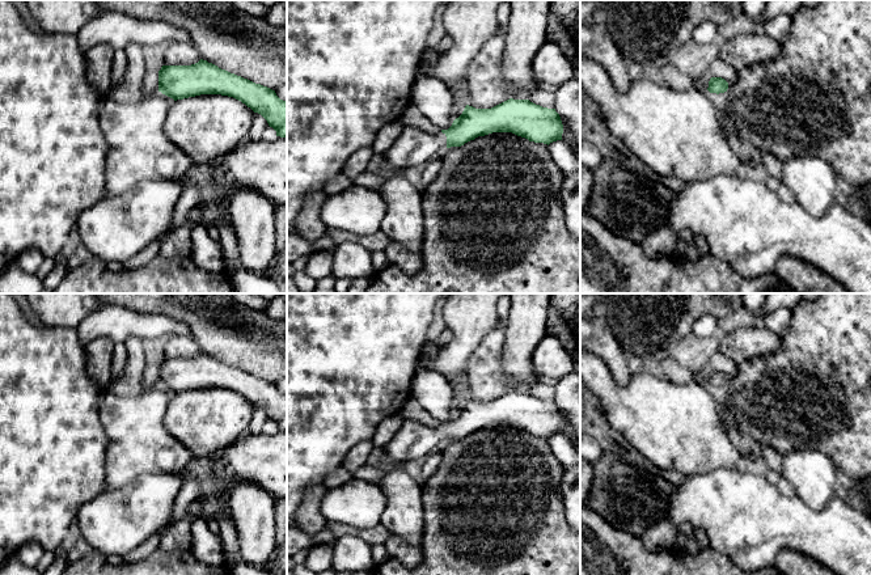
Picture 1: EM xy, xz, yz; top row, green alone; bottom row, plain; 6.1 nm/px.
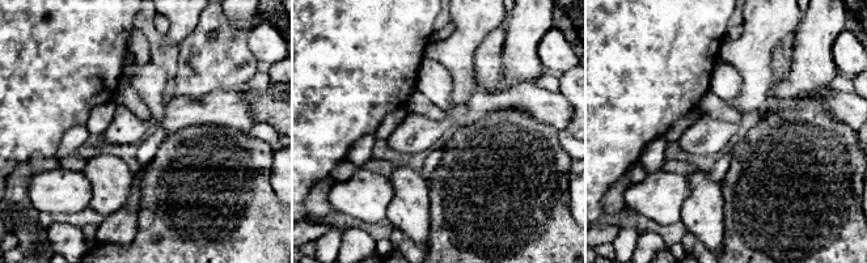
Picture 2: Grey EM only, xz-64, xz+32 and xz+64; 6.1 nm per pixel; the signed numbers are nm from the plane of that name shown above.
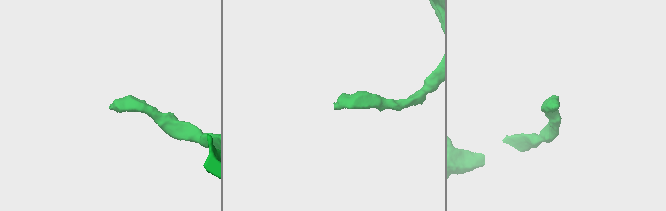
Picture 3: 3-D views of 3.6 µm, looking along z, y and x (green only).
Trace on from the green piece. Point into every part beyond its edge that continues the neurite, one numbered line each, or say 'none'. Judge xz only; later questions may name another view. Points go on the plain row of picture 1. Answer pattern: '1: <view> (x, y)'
1: xz (413, 440)

